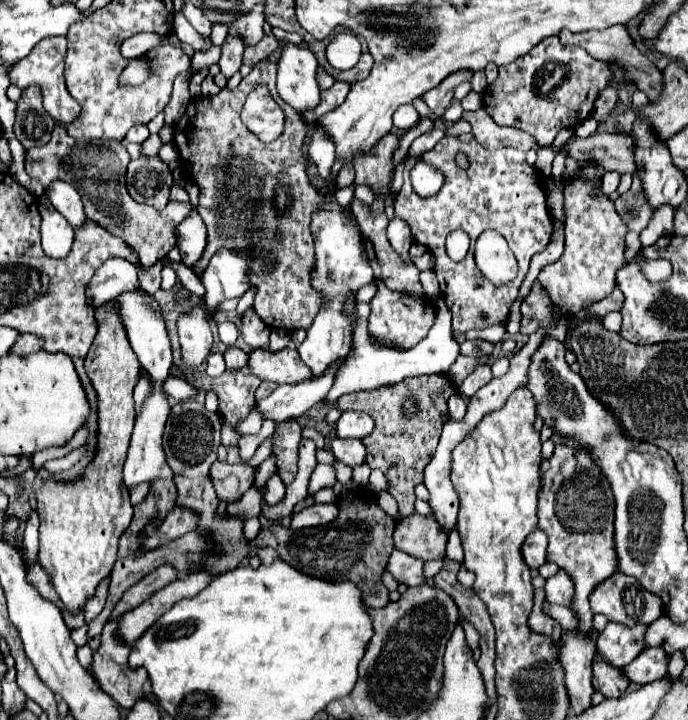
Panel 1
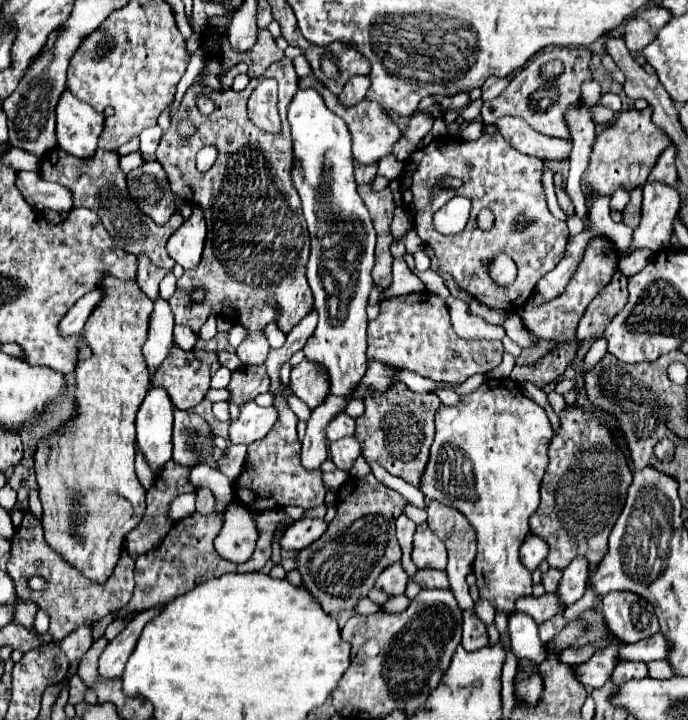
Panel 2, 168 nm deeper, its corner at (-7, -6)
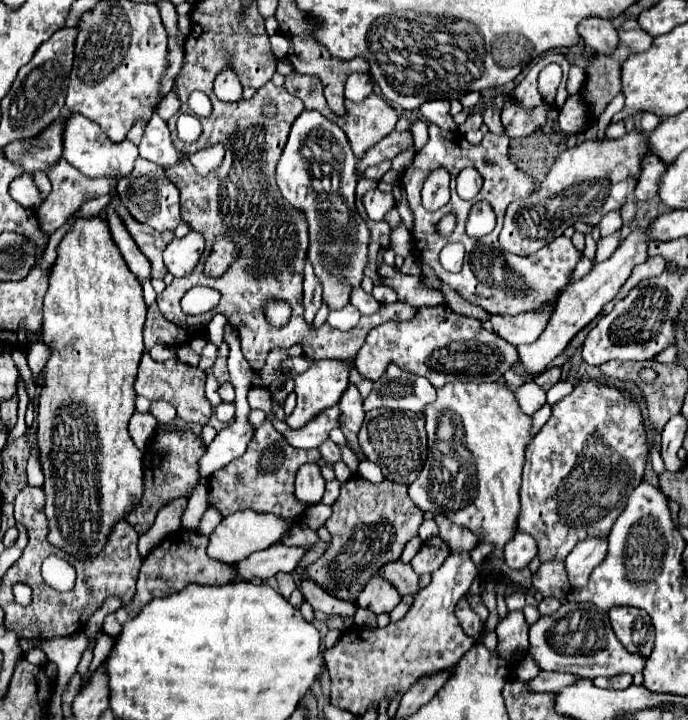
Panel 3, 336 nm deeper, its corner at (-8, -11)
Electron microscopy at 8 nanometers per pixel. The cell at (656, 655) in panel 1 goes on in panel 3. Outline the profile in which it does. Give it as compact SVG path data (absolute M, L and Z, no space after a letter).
M615 675L611 679L607 677L599 677L593 681L597 687L603 687L603 689L623 689L623 687L629 687L633 683L633 677L631 675Z

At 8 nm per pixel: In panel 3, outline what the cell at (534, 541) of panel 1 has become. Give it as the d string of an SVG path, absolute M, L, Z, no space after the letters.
M515 533L513 541L505 547L505 563L511 569L525 569L537 555L537 543L527 533Z

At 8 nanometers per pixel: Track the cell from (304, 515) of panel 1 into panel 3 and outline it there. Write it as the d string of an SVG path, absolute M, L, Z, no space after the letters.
M271 545L263 551L257 551L255 555L249 555L249 559L243 559L243 563L237 563L237 571L245 581L253 579L269 579L279 571L291 573L307 553L305 547L287 547L287 545Z

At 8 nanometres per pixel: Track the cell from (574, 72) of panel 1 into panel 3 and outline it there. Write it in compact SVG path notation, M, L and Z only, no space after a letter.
M549 53L549 55L541 57L541 59L529 69L529 73L523 77L523 81L517 83L517 85L511 89L511 93L505 97L505 103L503 103L503 109L501 109L501 119L503 119L503 125L507 127L507 135L509 135L509 137L529 137L529 135L533 135L535 131L541 131L541 129L547 125L551 105L549 105L547 101L543 101L541 93L535 89L535 79L537 79L539 71L541 71L545 65L549 65L549 63L559 63L559 65L563 67L563 81L561 81L561 85L559 85L559 89L557 89L557 97L555 97L555 105L553 105L553 107L555 107L555 109L561 109L563 103L567 101L567 97L569 97L569 93L567 93L569 61L567 61L565 55L561 55L561 53Z

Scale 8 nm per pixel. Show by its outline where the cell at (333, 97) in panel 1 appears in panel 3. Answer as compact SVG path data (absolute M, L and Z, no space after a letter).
M353 73L345 85L345 99L349 101L363 101L371 95L373 81L367 73Z

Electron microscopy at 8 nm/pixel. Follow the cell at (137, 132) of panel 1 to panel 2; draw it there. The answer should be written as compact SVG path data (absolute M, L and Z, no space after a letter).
M152 126L152 128L142 130L142 134L140 134L140 152L154 154L156 148L158 148L160 136L162 136L162 128L160 126Z

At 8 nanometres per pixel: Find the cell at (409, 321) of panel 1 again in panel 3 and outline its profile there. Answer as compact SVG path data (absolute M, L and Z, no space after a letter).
M421 307L409 321L387 321L373 327L355 357L363 377L379 379L395 363L403 371L427 377L437 389L457 381L497 381L517 361L517 349L483 329L479 319L463 317L449 307Z

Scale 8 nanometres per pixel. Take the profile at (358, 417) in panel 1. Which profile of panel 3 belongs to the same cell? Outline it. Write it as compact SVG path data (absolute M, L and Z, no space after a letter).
M329 407L319 413L311 423L297 431L287 431L283 437L297 449L317 449L325 439L329 439L331 429L339 427L339 407Z

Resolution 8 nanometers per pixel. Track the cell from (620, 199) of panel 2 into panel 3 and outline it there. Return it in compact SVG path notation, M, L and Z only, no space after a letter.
M611 211L611 213L607 213L607 215L601 219L601 223L599 223L601 235L603 235L603 237L605 237L605 235L611 235L611 233L615 233L621 225L623 225L623 223L621 223L621 213L619 213L619 211Z

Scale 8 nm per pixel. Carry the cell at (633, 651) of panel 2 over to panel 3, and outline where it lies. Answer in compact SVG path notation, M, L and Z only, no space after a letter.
M561 605L561 609L549 617L541 617L529 629L531 655L543 671L567 671L579 677L595 679L599 675L613 677L619 673L635 675L643 671L647 657L629 653L615 637L607 611L599 607L575 607Z

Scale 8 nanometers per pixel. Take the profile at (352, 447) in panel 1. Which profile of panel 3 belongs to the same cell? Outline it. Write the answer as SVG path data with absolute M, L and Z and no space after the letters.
M327 439L327 441L323 443L323 447L319 447L319 451L321 451L321 457L323 457L327 463L337 463L337 461L341 459L341 449L339 449L339 445L337 445L335 441L331 441L331 439Z

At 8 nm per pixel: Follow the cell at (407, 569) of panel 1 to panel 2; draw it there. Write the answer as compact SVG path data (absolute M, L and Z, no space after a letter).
M396 562L392 566L388 566L374 582L374 588L386 592L388 596L398 596L406 590L406 582L408 582L408 574L404 572L402 564Z

